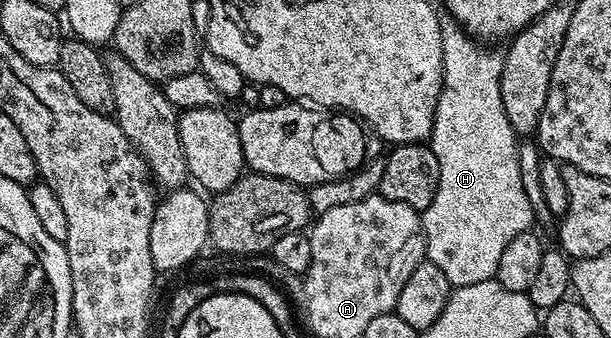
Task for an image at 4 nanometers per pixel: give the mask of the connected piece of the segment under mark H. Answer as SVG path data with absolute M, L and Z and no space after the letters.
M456 20L441 21L443 36L443 86L433 119L431 147L439 162L441 177L433 201L421 212L421 229L425 232L425 254L432 264L447 274L450 285L462 288L496 277L499 257L515 234L534 227L535 221L519 166L519 137L503 110L499 90L504 55L484 48Z

